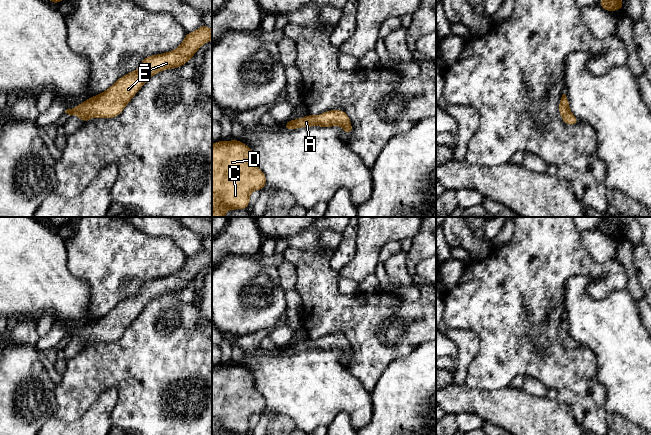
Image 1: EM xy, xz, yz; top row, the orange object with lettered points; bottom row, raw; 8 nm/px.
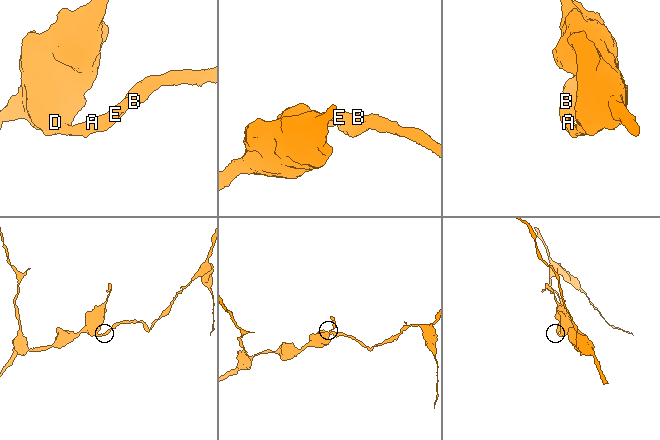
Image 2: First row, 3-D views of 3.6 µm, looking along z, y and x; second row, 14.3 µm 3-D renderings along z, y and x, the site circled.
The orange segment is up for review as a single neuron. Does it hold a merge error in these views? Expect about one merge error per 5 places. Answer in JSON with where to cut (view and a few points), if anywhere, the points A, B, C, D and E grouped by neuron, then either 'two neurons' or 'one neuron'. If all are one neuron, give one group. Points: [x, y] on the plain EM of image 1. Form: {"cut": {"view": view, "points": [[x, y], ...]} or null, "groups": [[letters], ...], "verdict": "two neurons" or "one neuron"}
{"cut": null, "groups": [["A", "B", "C", "D", "E"]], "verdict": "one neuron"}

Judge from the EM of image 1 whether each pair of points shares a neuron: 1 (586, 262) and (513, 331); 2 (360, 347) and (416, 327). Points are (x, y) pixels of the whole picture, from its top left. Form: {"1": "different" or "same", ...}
{"1": "same", "2": "same"}

